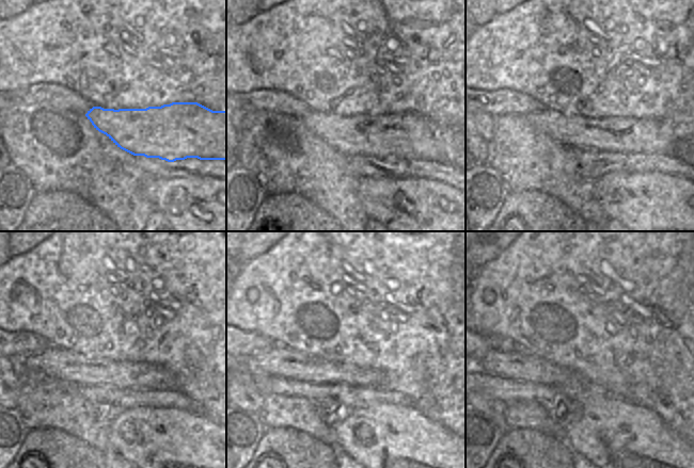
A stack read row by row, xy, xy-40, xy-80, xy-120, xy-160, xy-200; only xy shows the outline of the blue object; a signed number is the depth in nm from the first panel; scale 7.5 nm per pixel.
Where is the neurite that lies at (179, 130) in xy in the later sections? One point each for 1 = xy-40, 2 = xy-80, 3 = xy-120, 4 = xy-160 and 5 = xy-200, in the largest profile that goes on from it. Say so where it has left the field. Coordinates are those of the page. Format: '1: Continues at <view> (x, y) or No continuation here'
1: Continues at xy-40 (411, 135)
2: Continues at xy-80 (621, 134)
3: Continues at xy-120 (59, 364)
4: Continues at xy-160 (281, 361)
5: Continues at xy-200 (520, 365)

